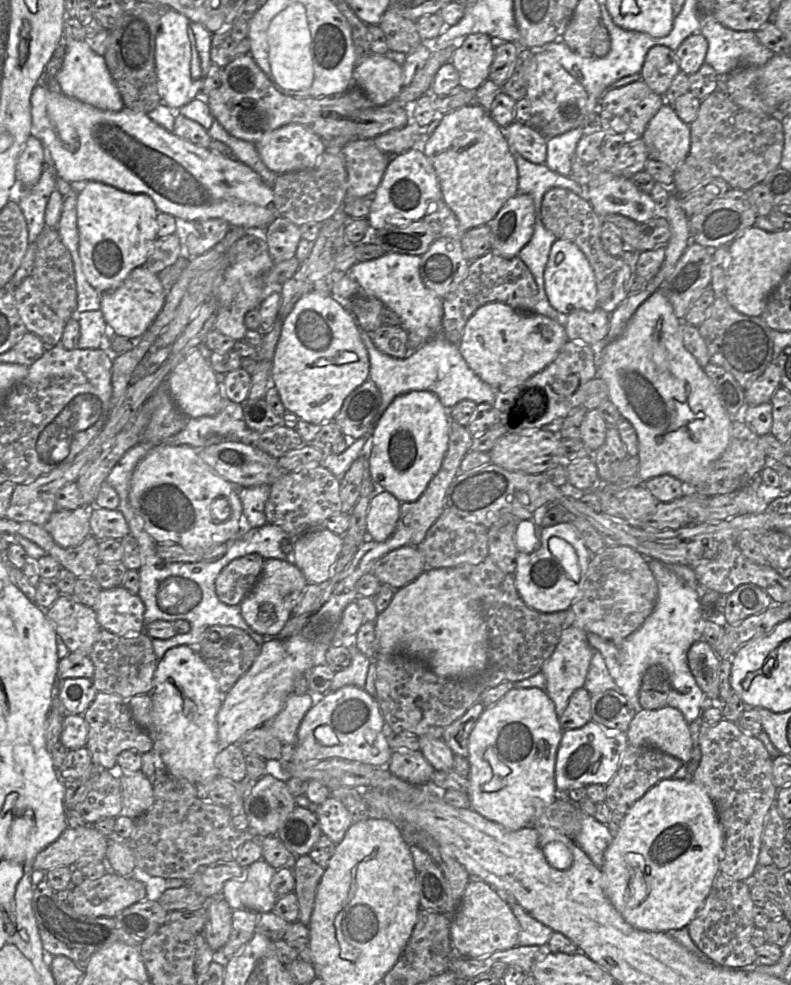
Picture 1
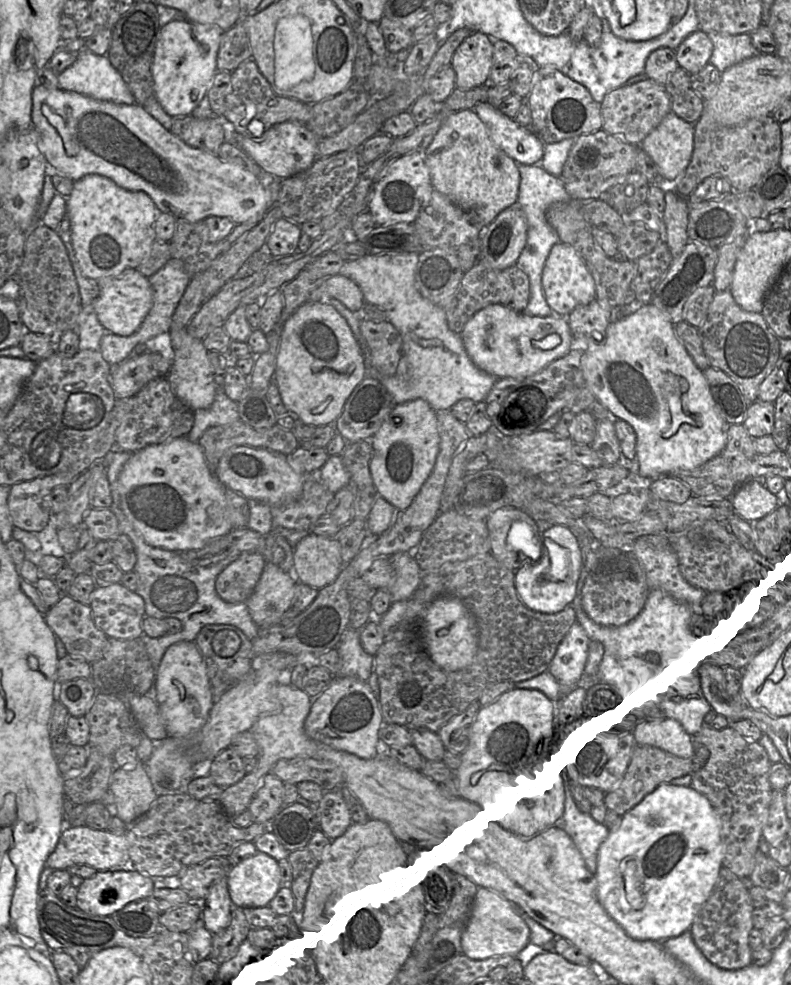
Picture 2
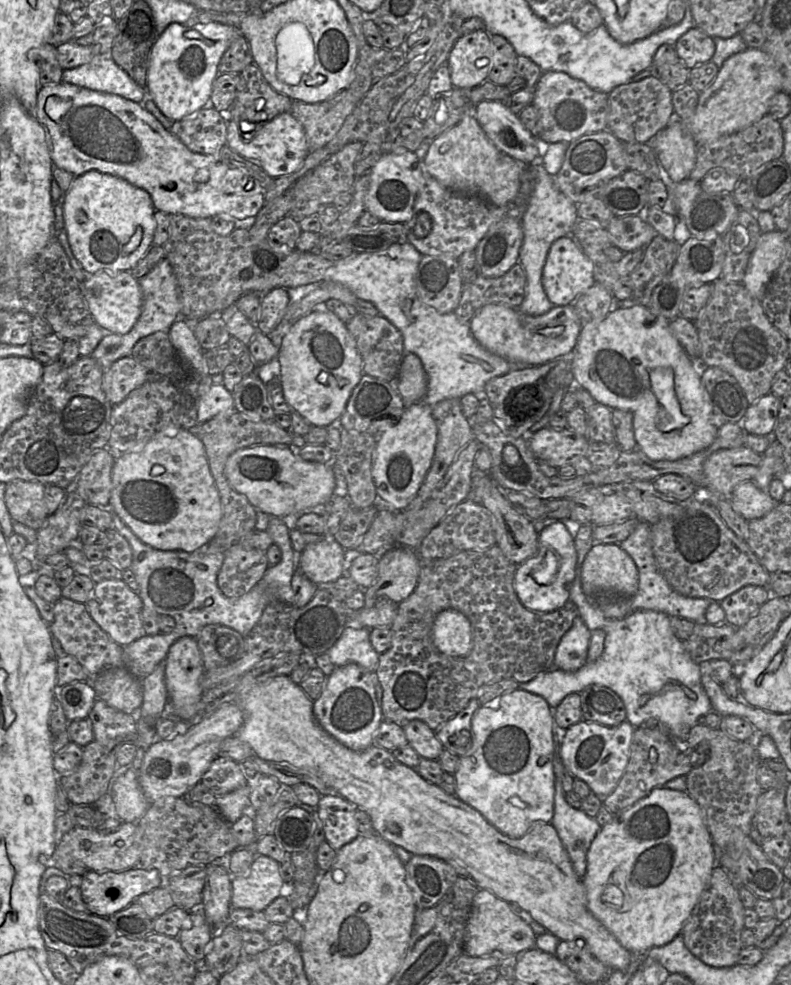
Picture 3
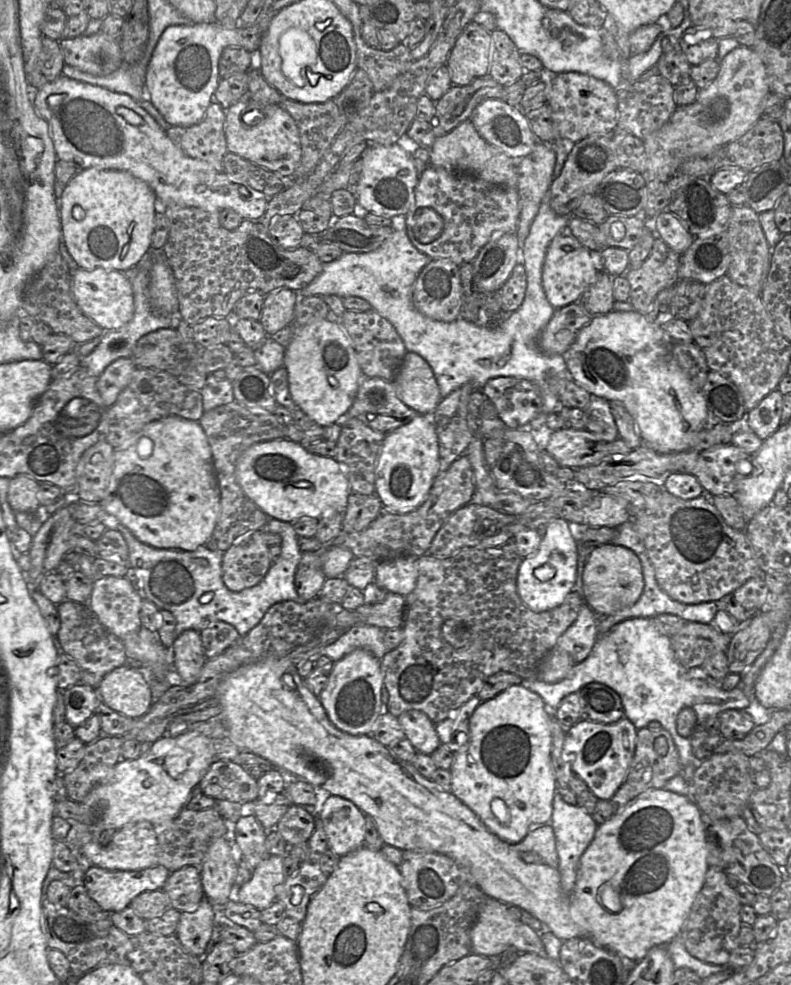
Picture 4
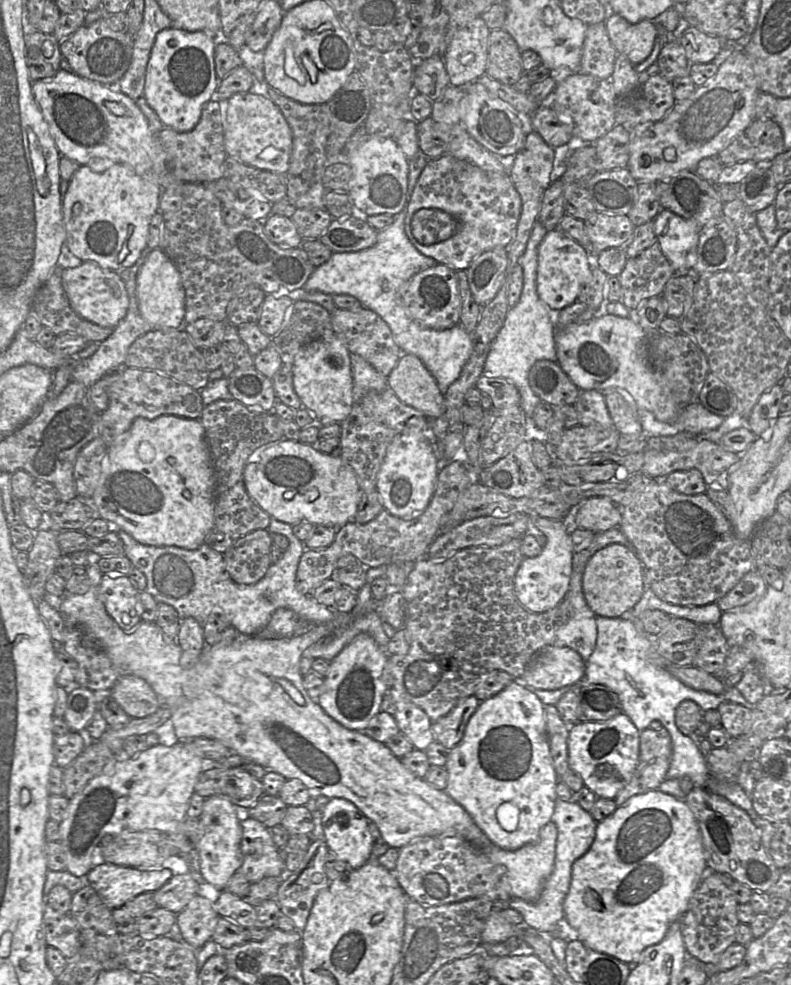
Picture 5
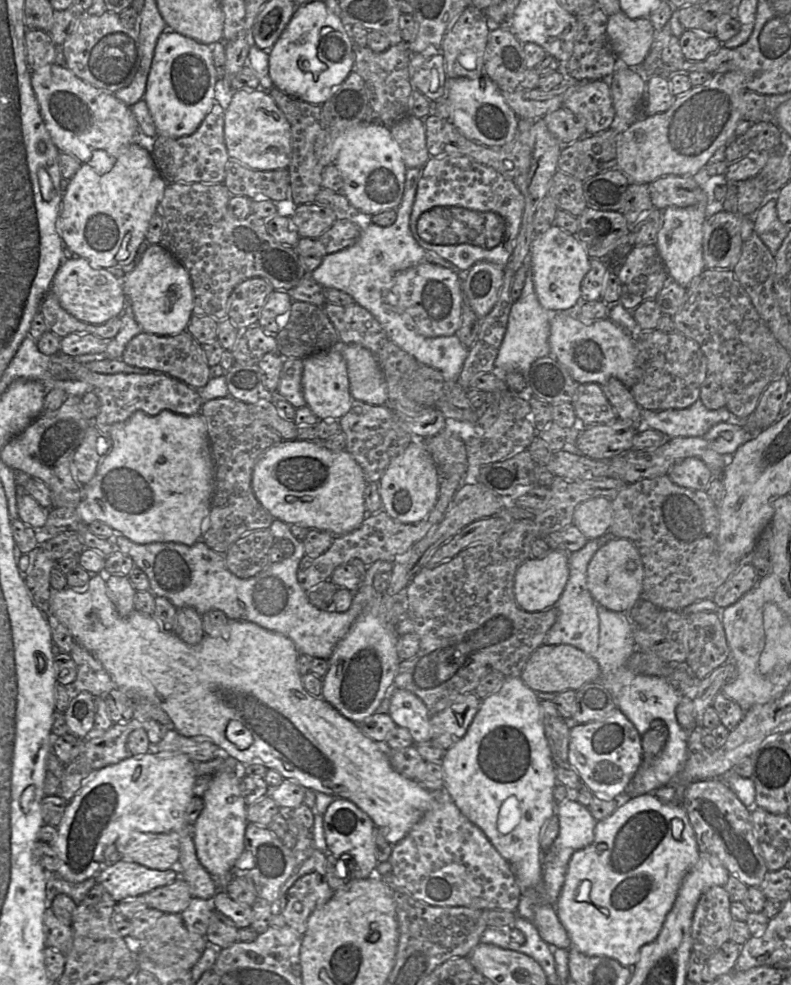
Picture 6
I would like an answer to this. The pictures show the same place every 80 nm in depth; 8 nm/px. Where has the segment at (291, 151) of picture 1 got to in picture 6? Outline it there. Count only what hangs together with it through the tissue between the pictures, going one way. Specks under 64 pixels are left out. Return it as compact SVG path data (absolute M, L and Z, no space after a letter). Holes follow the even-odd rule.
M240 89L233 93L224 110L224 141L229 158L250 169L287 169L290 163L290 125L268 91Z

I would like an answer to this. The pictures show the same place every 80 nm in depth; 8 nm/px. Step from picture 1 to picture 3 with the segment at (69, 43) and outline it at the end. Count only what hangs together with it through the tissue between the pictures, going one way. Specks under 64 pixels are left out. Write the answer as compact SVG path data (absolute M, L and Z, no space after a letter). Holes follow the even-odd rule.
M110 54L97 55L87 64L63 70L62 82L119 95L136 103L148 97L146 88L139 86L114 62Z

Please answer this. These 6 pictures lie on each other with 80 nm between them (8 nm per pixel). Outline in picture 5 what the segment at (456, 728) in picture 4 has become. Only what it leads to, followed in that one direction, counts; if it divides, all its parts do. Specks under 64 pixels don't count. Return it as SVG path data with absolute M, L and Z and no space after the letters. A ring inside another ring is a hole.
M472 695L460 702L446 716L434 721L432 723L434 741L448 750L455 747L461 741L466 725L479 703L477 697Z

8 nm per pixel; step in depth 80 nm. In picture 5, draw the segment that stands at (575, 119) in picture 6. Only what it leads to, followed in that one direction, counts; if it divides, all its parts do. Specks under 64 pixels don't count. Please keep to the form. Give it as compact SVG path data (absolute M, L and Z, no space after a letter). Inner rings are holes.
M539 106L531 115L534 131L551 147L556 148L571 141L573 137L573 122L568 115L560 115L551 106Z

